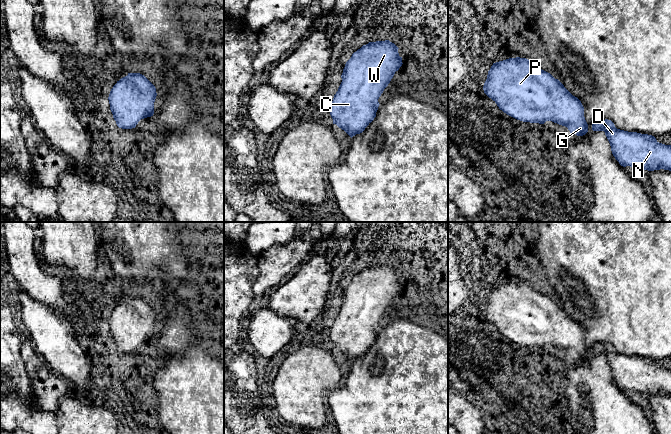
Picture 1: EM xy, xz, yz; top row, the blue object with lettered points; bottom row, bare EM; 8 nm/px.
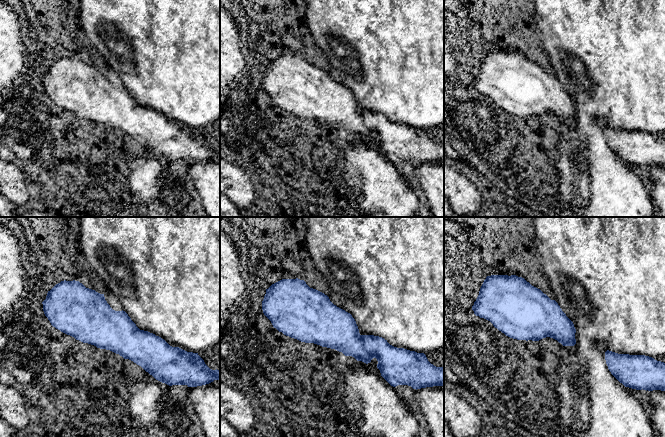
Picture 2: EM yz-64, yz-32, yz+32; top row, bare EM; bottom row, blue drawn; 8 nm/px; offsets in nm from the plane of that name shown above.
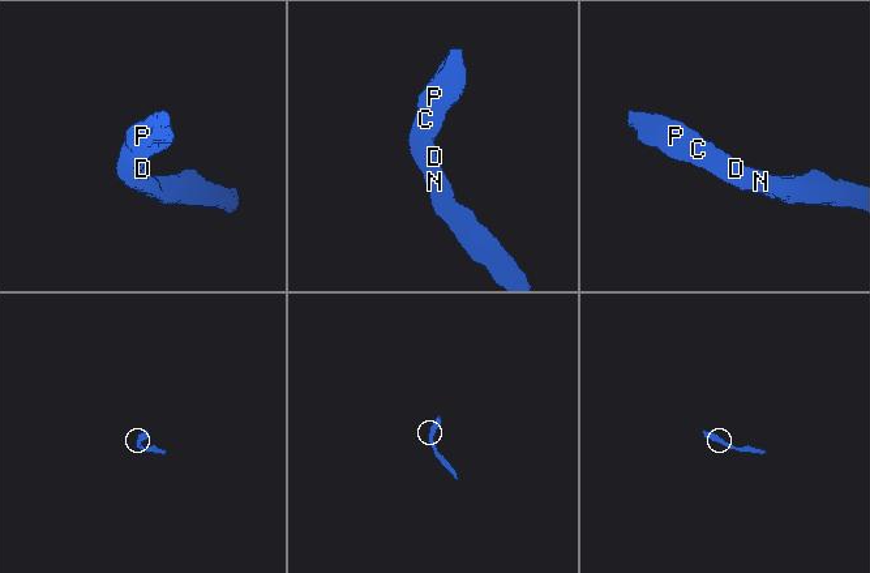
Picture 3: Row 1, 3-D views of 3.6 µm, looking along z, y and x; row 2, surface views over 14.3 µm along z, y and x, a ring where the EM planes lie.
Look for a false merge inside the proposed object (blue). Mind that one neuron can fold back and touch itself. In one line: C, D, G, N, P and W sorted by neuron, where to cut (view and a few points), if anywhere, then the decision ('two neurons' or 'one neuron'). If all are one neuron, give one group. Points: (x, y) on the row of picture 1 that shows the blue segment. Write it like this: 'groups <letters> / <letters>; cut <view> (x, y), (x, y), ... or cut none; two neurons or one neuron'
groups C D G N P W; cut none; one neuron

